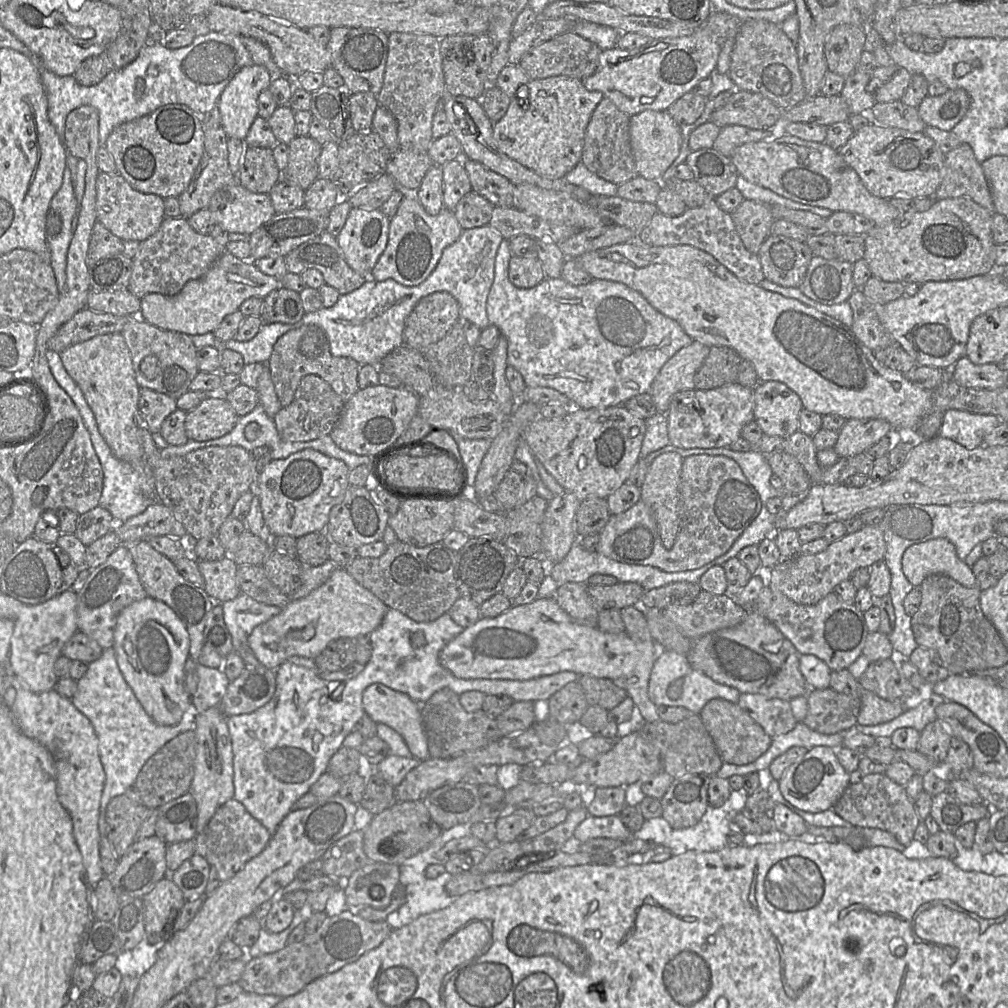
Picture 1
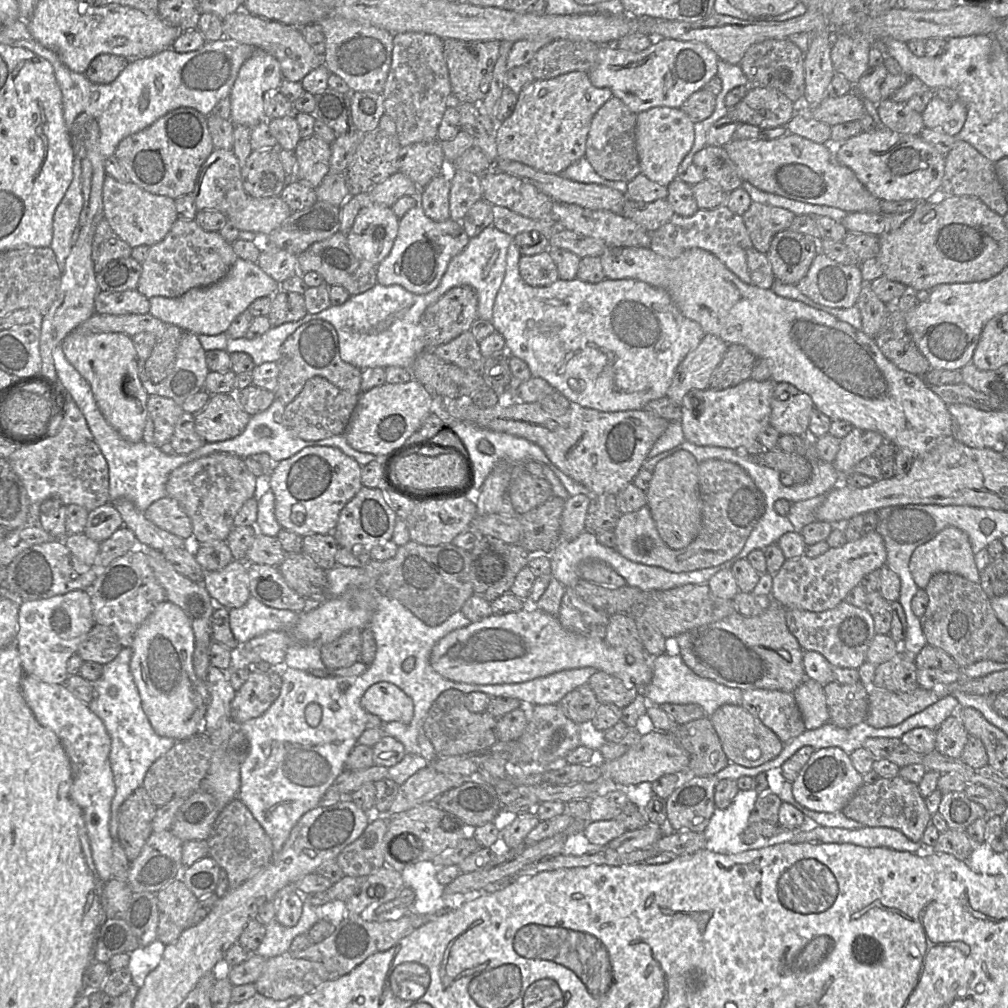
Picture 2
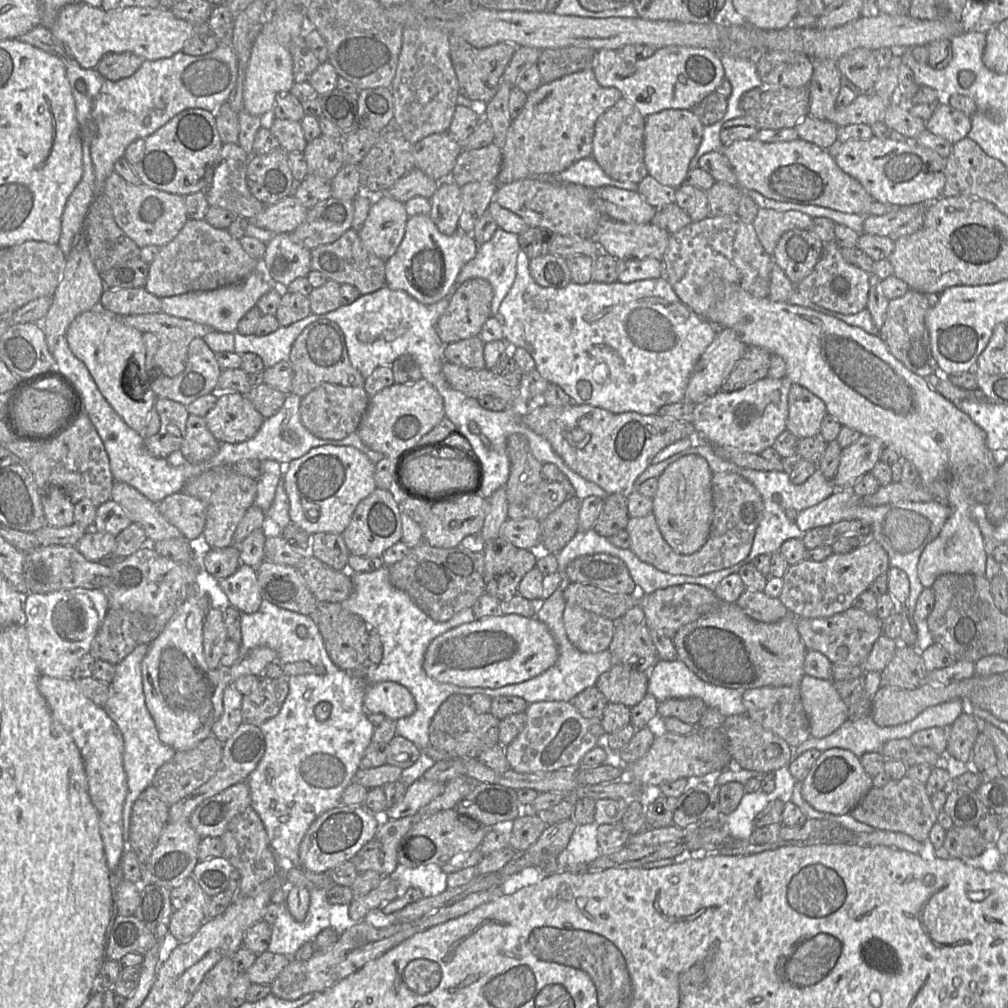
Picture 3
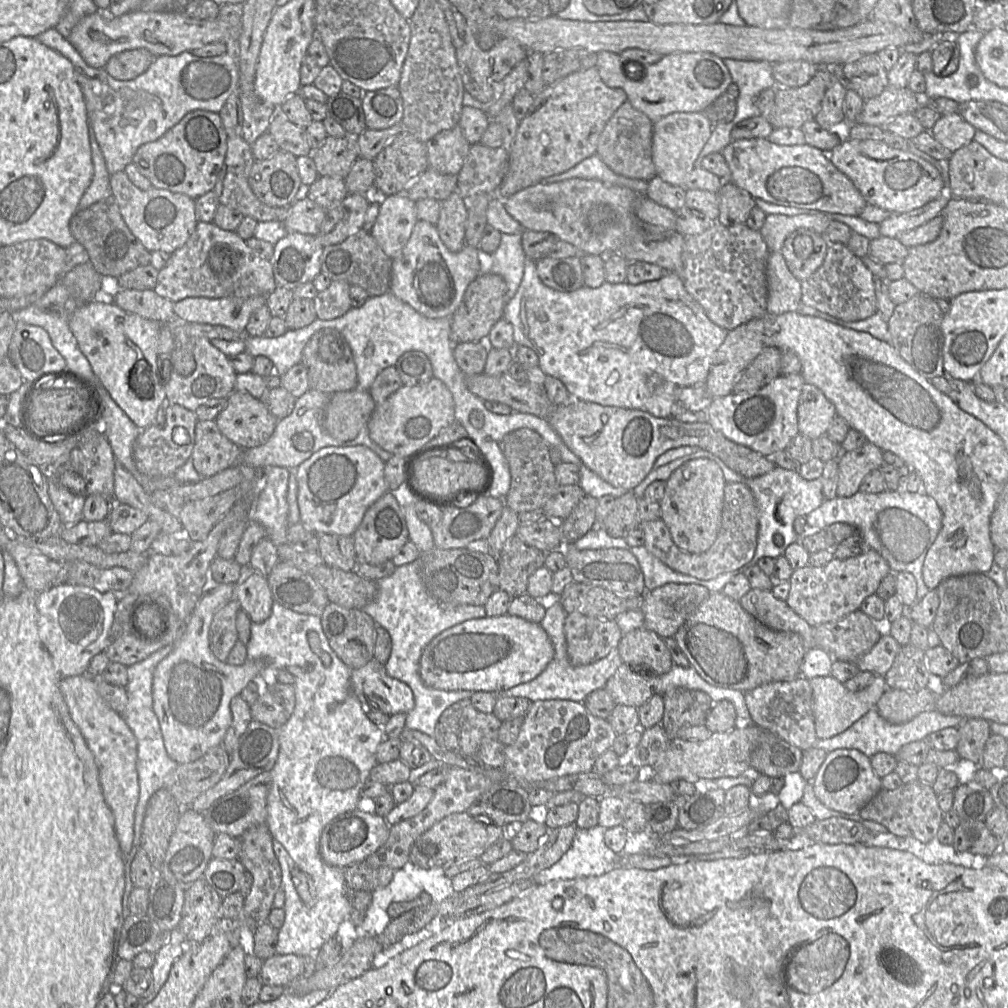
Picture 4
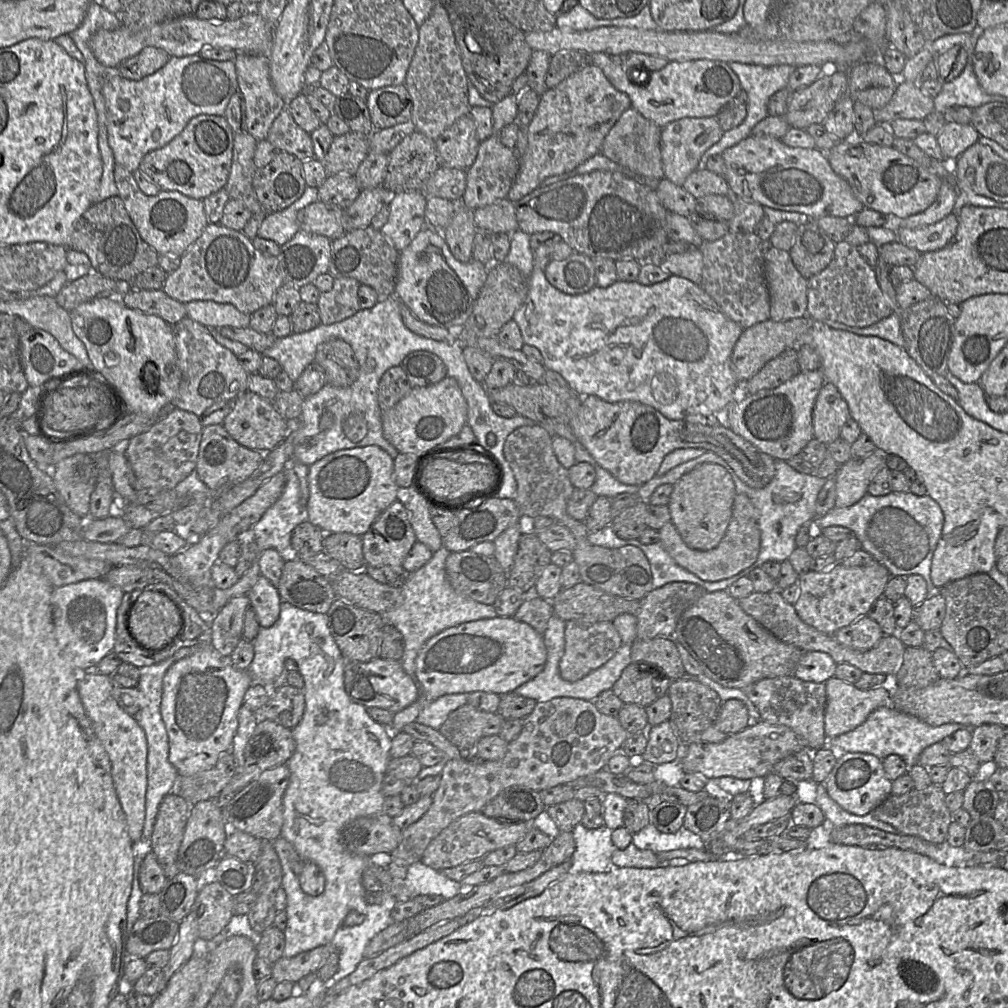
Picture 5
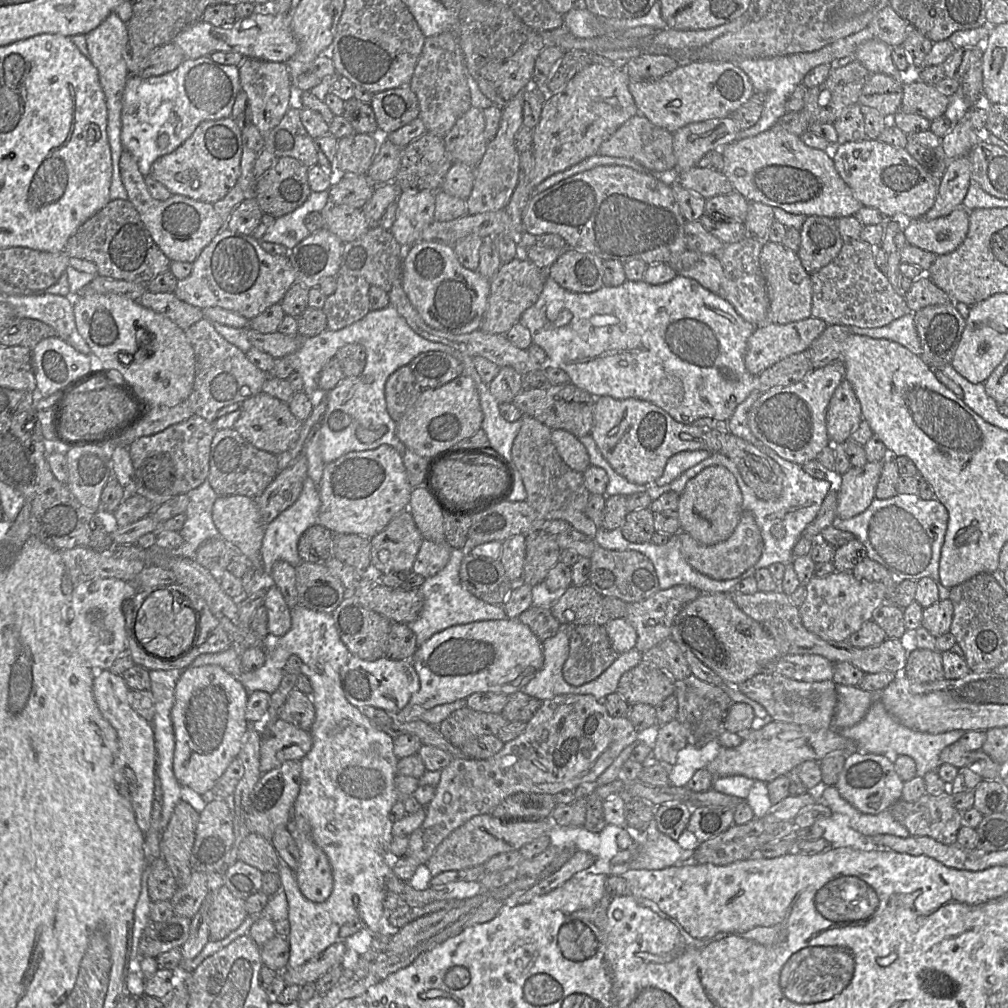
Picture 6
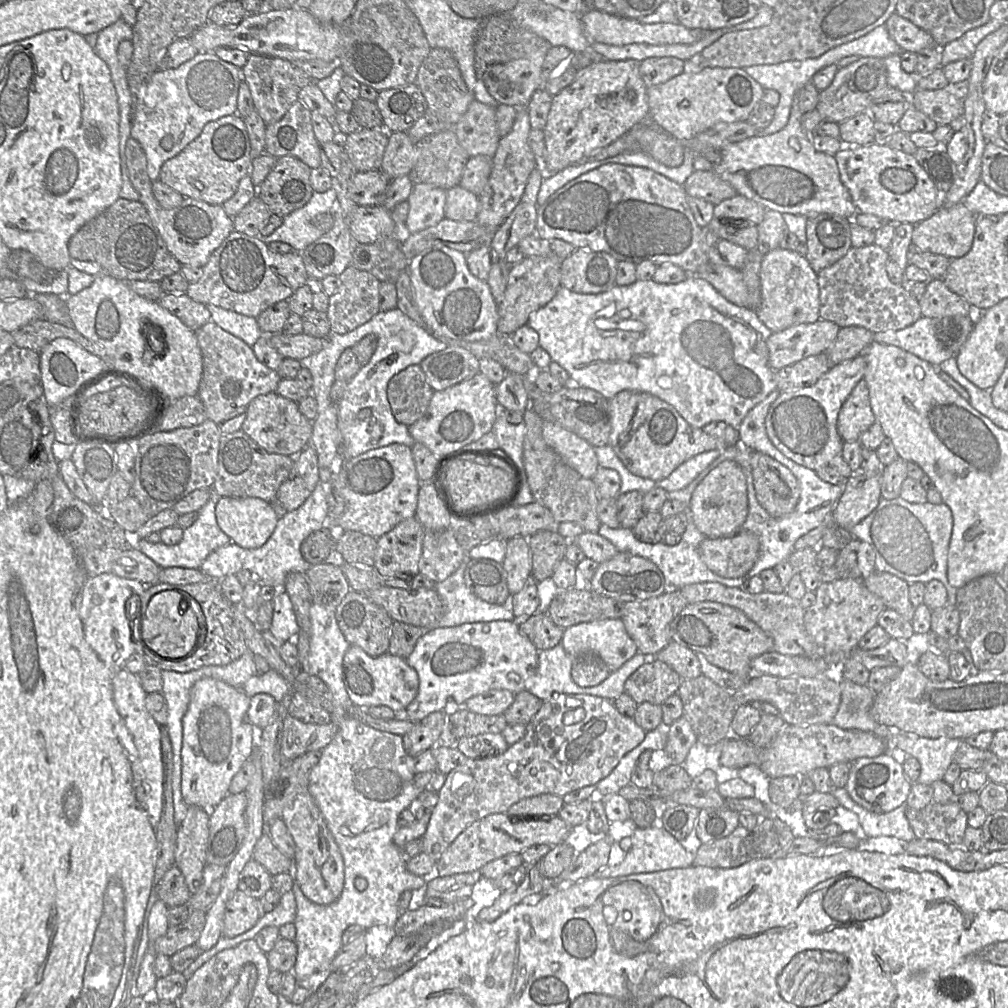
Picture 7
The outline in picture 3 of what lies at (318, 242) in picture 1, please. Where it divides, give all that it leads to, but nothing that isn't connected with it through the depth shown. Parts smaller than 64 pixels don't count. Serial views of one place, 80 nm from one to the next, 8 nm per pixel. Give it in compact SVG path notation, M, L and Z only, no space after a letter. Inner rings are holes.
M349 229L333 243L320 245L311 250L311 270L321 272L328 280L356 287L361 295L375 292L386 286L386 261L366 249L358 231Z

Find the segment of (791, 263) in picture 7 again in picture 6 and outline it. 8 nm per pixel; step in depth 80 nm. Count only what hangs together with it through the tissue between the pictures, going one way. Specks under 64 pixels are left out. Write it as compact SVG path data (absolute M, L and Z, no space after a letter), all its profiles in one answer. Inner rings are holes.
M766 242L760 254L760 266L766 281L769 297L767 321L773 324L788 324L811 317L812 283L809 274L797 253L781 243Z

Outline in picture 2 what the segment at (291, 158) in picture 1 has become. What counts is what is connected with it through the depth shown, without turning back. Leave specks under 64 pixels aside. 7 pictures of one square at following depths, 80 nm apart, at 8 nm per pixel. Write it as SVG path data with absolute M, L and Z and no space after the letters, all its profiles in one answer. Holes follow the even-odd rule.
M317 136L301 139L294 149L296 180L317 187L330 172L331 143Z

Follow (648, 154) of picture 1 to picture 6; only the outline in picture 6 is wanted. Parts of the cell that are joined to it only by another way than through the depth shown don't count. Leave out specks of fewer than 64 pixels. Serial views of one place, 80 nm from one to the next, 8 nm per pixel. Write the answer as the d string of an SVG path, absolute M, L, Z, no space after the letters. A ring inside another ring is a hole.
M730 117L715 118L702 122L690 123L673 133L673 150L676 156L677 165L675 169L680 173L697 166L698 162L708 152L721 150L736 141L740 128Z

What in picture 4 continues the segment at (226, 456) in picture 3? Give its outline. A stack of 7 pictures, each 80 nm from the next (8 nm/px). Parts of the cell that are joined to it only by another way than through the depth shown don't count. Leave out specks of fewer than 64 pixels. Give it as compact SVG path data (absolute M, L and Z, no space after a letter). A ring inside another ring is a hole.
M309 390L296 398L295 406L290 415L279 419L274 433L263 445L242 449L240 462L256 469L264 469L269 466L281 466L288 469L296 469L301 463L309 459L314 453L322 448L366 446L377 454L384 462L393 457L393 454L382 449L369 436L367 427L363 427L358 436L350 441L340 441L328 434L323 427L325 409L333 393L318 390Z

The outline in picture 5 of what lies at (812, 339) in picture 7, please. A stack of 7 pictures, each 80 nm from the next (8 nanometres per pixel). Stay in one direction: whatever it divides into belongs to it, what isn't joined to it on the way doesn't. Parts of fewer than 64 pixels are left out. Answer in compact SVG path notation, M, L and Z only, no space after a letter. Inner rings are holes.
M808 315L784 322L767 319L752 327L743 329L731 355L731 366L739 383L754 376L766 363L777 357L786 349L796 349L800 344L800 337L809 331L816 322Z

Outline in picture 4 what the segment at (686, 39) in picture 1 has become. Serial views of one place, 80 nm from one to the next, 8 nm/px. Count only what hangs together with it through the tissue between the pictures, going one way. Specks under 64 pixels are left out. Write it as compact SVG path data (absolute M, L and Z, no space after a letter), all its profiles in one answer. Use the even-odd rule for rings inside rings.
M613 52L596 54L596 67L605 85L622 89L628 102L653 123L675 112L702 112L733 83L724 61L710 53L673 53L651 65L623 63L620 54Z

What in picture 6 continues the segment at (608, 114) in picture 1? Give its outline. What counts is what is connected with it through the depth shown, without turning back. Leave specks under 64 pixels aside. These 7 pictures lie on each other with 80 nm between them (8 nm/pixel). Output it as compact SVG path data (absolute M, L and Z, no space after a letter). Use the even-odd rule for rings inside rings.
M641 114L631 117L622 124L602 143L598 154L615 158L627 158L654 171L673 170L677 165L673 150L673 134L664 128L654 125Z

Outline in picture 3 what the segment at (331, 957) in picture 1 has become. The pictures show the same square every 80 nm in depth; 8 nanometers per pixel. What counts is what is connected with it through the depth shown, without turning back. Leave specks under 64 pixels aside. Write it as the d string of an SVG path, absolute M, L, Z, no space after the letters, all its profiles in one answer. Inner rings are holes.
M493 887L487 891L469 894L453 905L434 910L421 918L411 921L396 922L385 928L375 928L364 921L354 923L354 925L339 935L339 939L336 943L321 951L313 952L308 960L298 961L291 958L289 964L270 984L270 994L283 1000L295 1000L307 994L323 992L340 980L359 970L367 962L396 947L416 933L462 916L502 895L503 893L500 887Z

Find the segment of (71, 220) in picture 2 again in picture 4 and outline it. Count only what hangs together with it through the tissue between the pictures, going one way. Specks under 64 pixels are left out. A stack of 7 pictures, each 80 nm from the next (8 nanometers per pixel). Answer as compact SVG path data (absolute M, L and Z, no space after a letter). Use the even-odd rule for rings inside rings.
M90 125L89 139L92 153L92 162L94 166L94 174L92 181L84 192L79 205L78 211L82 211L92 204L109 197L112 194L110 187L110 173L105 164L104 157L97 143L95 133Z

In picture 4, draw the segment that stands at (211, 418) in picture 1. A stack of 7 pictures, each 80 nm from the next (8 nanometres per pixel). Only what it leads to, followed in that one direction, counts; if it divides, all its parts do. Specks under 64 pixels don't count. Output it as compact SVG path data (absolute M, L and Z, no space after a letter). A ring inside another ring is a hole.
M234 391L215 422L221 433L241 449L263 445L274 433L279 419L258 398Z

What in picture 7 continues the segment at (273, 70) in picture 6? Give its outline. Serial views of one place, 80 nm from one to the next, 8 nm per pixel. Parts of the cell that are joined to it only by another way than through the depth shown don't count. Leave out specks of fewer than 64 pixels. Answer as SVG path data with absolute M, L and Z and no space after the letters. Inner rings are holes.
M250 54L242 68L242 81L245 80L248 84L254 108L267 126L281 120L290 107L298 101L299 89L292 79L294 67L295 64L286 59Z

